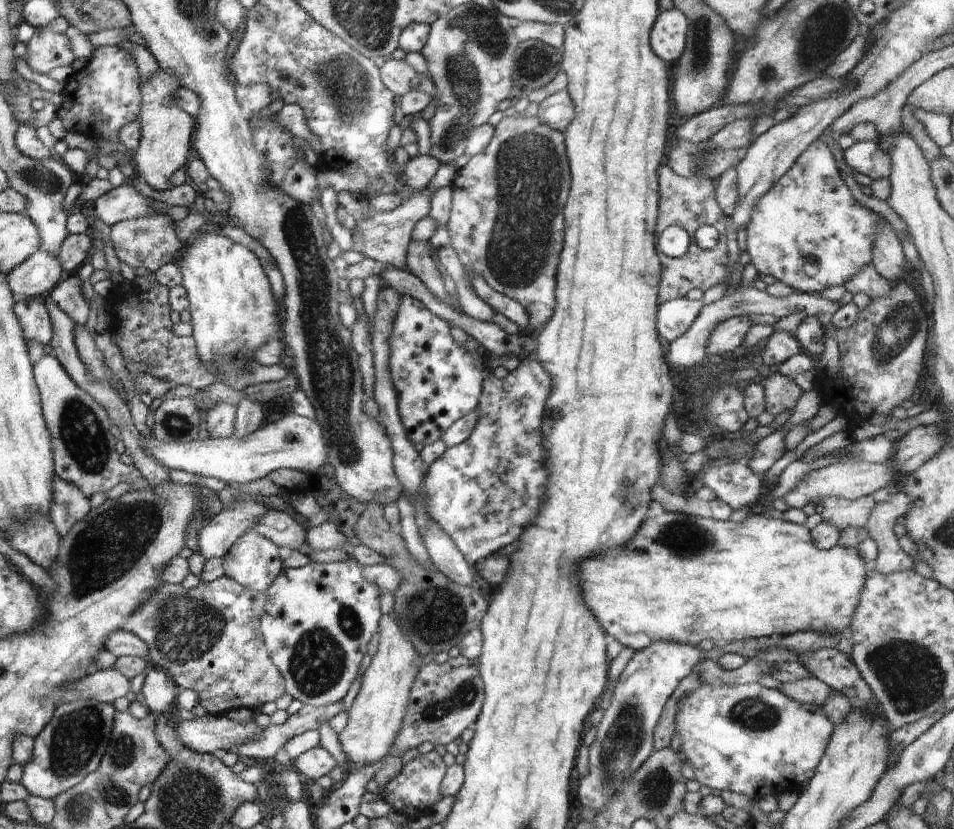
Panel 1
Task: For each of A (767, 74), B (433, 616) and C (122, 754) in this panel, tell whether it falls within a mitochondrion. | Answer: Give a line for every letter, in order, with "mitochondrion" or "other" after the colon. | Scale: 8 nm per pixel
A: mitochondrion
B: mitochondrion
C: mitochondrion

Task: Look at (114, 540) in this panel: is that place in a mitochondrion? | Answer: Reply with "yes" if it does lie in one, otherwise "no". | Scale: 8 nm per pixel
yes

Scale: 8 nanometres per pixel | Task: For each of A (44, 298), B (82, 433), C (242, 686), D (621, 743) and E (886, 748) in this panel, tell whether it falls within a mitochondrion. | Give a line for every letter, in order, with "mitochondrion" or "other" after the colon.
A: other
B: mitochondrion
C: other
D: mitochondrion
E: other

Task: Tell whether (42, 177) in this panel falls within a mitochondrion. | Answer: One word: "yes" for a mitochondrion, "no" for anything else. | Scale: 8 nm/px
yes

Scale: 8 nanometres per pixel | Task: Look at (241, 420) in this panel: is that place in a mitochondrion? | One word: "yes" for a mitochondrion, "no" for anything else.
no

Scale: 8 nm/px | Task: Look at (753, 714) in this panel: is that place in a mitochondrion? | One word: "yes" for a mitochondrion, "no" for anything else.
yes

